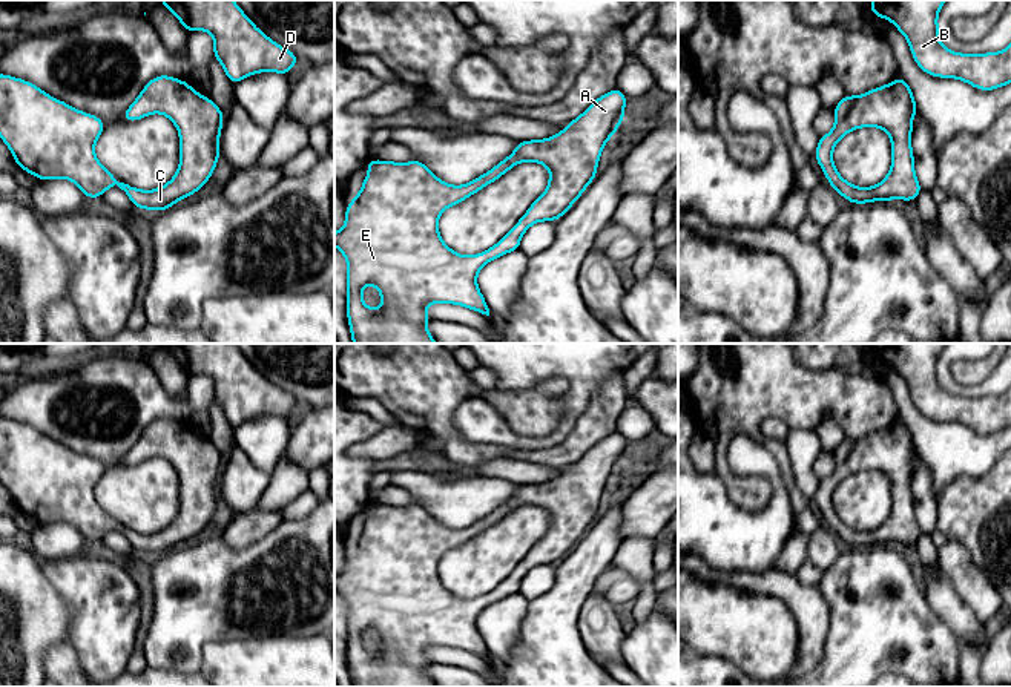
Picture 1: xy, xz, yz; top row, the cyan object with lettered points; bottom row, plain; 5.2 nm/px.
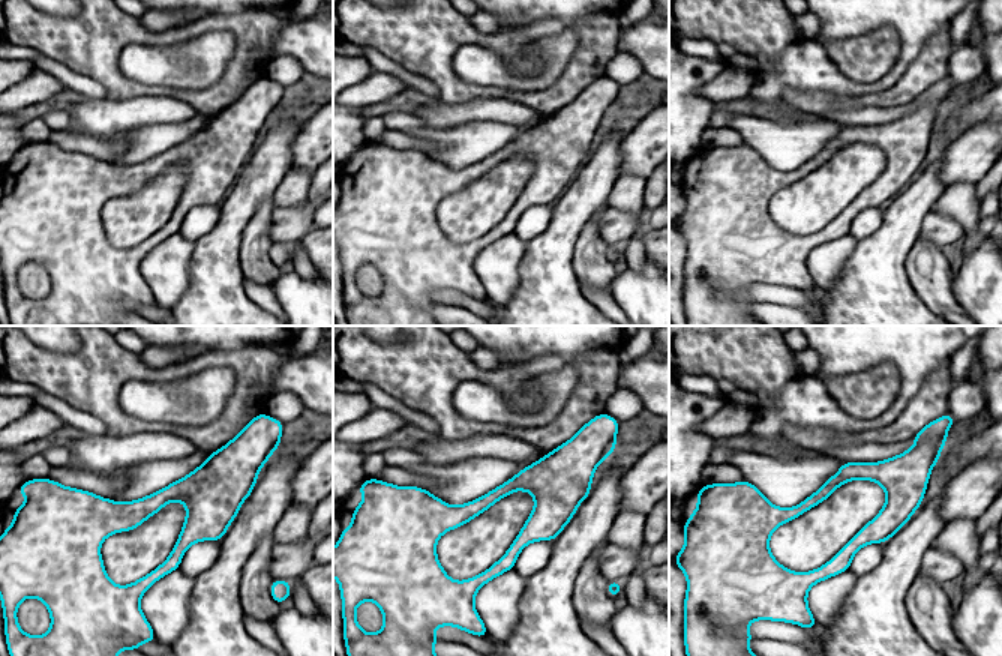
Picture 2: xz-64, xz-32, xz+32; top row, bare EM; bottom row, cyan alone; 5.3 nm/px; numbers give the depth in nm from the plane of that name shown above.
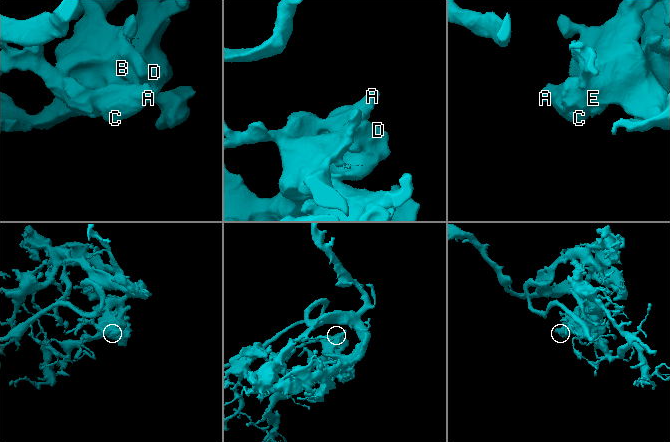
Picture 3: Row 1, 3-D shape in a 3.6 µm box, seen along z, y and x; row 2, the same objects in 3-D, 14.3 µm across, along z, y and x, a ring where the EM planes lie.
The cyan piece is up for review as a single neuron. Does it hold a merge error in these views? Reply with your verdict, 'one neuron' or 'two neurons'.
one neuron

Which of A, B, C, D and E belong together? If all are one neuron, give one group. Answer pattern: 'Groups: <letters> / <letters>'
Groups: A B C D E

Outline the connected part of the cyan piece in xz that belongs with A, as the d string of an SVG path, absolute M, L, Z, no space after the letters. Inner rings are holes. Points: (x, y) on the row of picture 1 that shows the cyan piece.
M620 89L606 92L586 107L580 117L569 121L561 132L546 140L519 141L517 147L508 158L463 186L451 186L439 179L419 159L408 163L370 159L367 163L368 173L359 193L345 207L345 224L334 233L334 247L347 259L347 319L353 344L437 344L426 330L431 319L425 308L430 304L454 304L489 316L486 301L477 287L477 274L480 268L506 253L519 250L522 236L532 224L560 219L583 195L585 189L597 176L600 155L606 141L615 135L617 127L624 121L626 101L627 97ZM525 161L543 164L549 169L549 182L546 190L529 205L515 225L491 248L471 256L459 255L451 250L443 242L437 230L437 222L443 210L460 204L488 184L497 181L514 166ZM365 285L374 285L379 290L382 305L377 310L367 307L362 301L362 288Z

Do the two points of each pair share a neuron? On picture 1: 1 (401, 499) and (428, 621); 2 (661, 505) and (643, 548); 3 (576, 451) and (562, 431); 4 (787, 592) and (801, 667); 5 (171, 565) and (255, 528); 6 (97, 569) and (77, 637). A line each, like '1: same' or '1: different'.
1: different
2: same
3: different
4: same
5: different
6: same

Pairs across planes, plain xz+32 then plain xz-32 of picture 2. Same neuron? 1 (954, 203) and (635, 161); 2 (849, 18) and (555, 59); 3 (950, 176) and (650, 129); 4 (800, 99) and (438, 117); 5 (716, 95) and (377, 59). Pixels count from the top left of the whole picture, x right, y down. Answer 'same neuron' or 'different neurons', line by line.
1: same neuron
2: same neuron
3: same neuron
4: different neurons
5: different neurons

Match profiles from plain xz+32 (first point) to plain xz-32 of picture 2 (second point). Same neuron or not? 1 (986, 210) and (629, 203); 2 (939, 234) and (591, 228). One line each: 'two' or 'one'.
1: two
2: two

